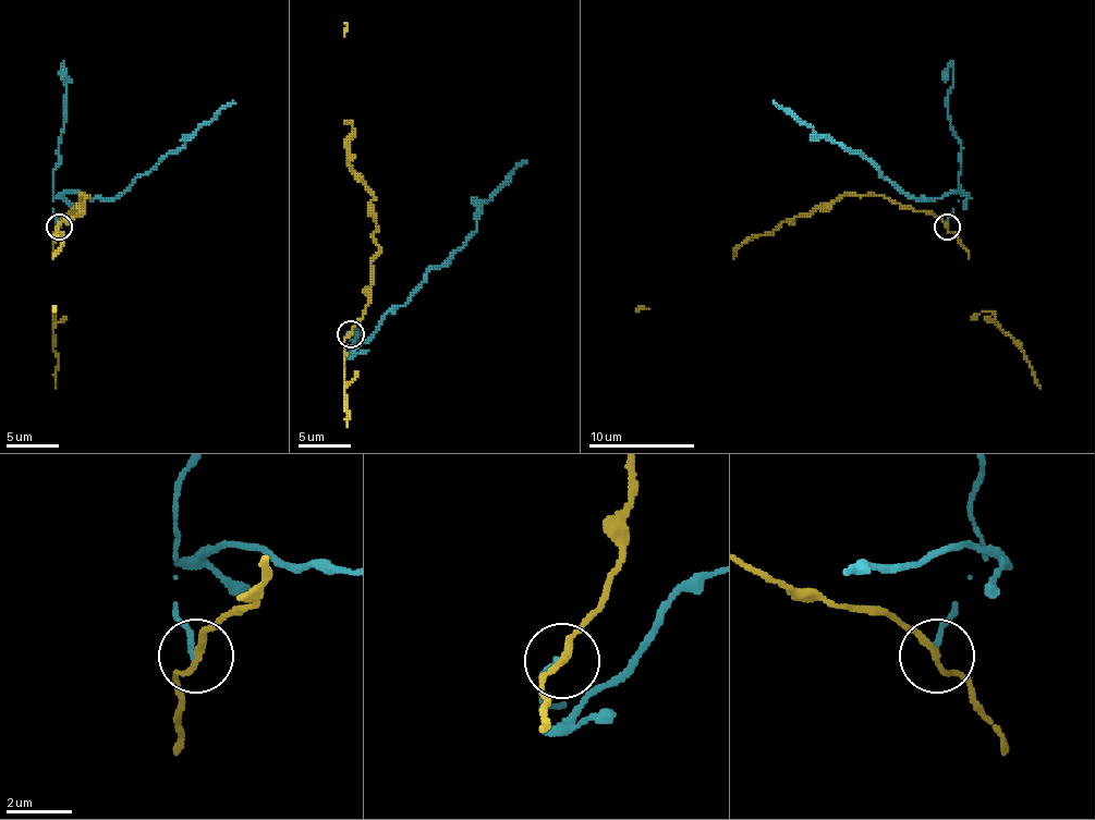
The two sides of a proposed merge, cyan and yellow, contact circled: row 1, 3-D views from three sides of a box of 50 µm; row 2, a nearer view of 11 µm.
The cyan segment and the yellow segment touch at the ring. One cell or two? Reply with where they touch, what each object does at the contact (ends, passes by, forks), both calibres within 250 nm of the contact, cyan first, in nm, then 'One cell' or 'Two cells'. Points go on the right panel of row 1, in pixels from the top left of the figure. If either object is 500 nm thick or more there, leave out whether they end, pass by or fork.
Place: (947, 227). At the ring cyan ends. At the ring yellow passes by. Thickness 140 nm (cyan) against 190 nm. Two cells

